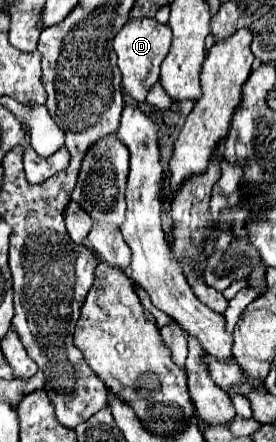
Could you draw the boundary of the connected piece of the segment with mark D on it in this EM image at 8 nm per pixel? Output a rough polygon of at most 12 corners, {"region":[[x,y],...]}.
{"region":[[131,19],[113,49],[123,89],[139,103],[159,81],[171,29]]}

